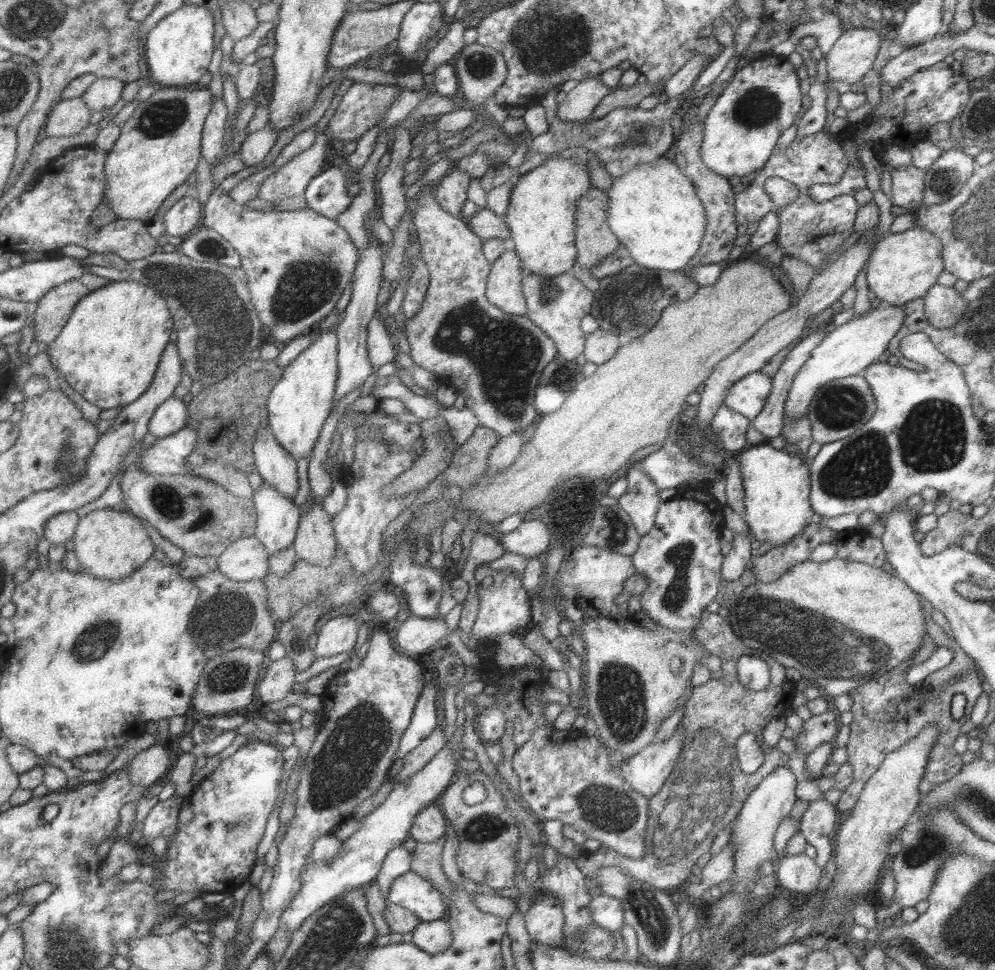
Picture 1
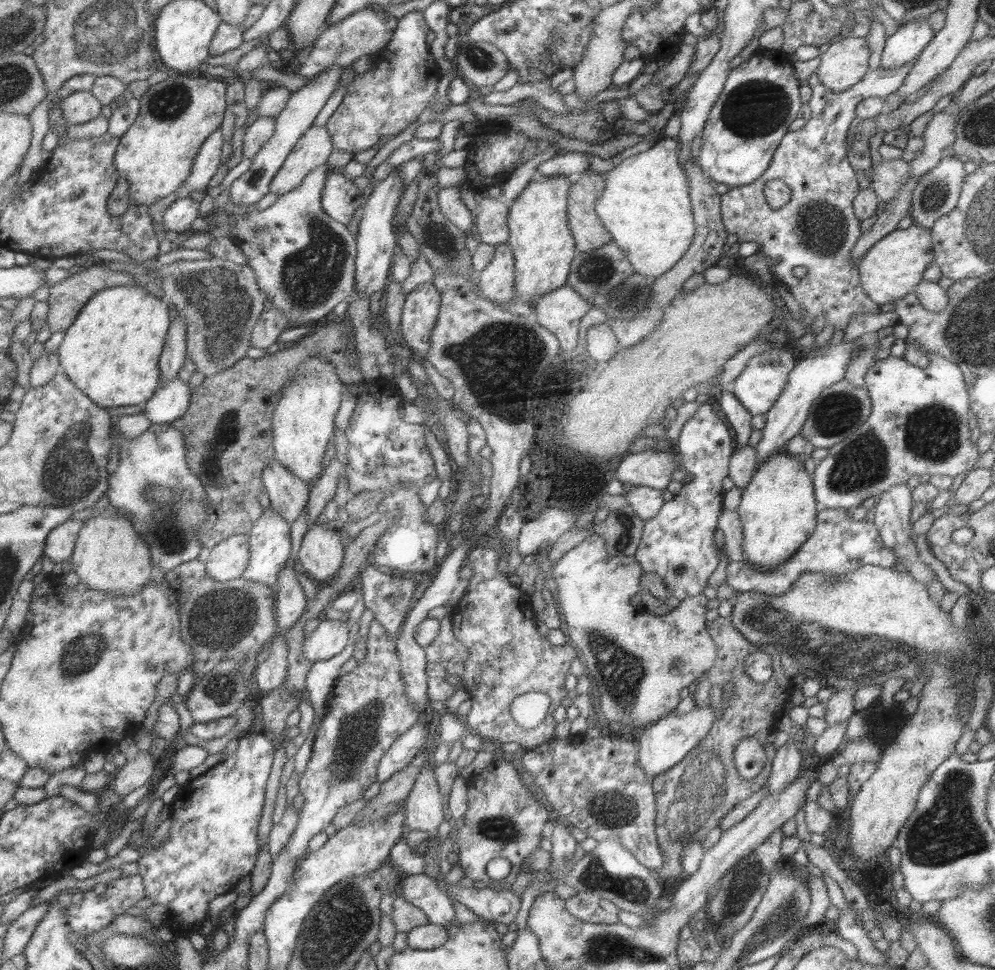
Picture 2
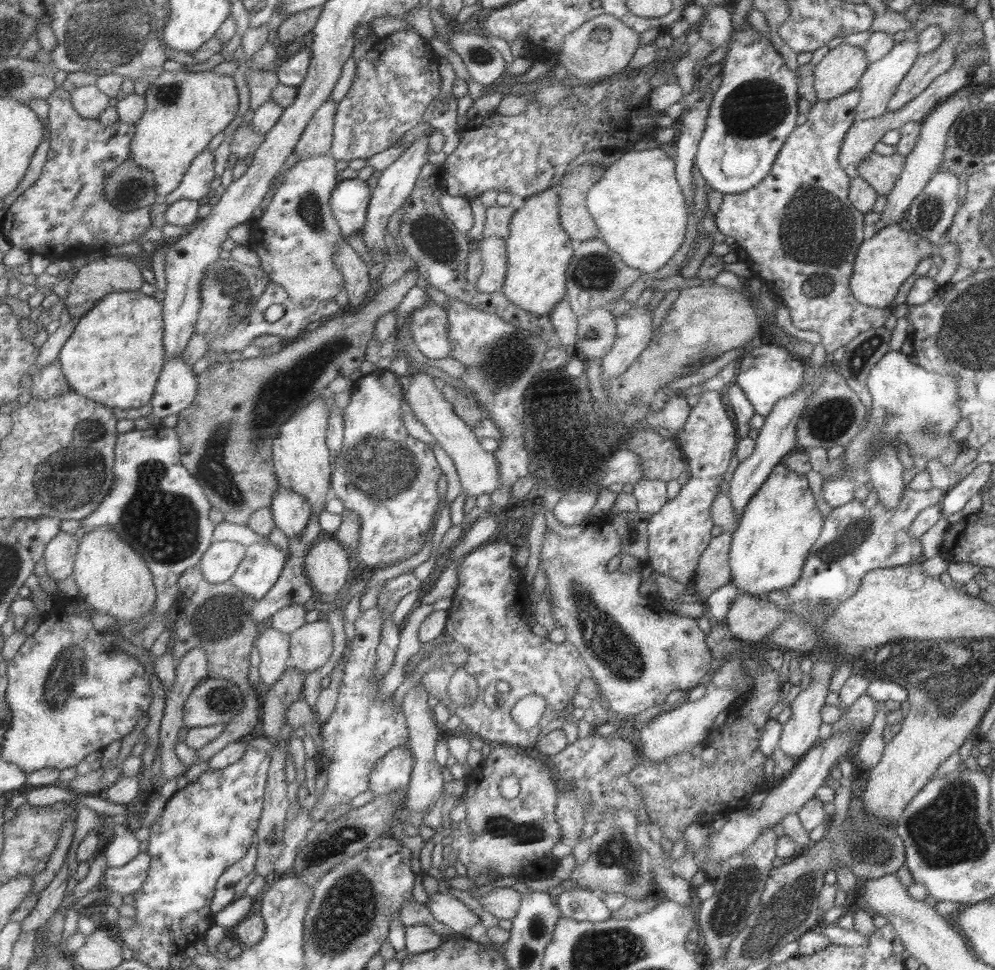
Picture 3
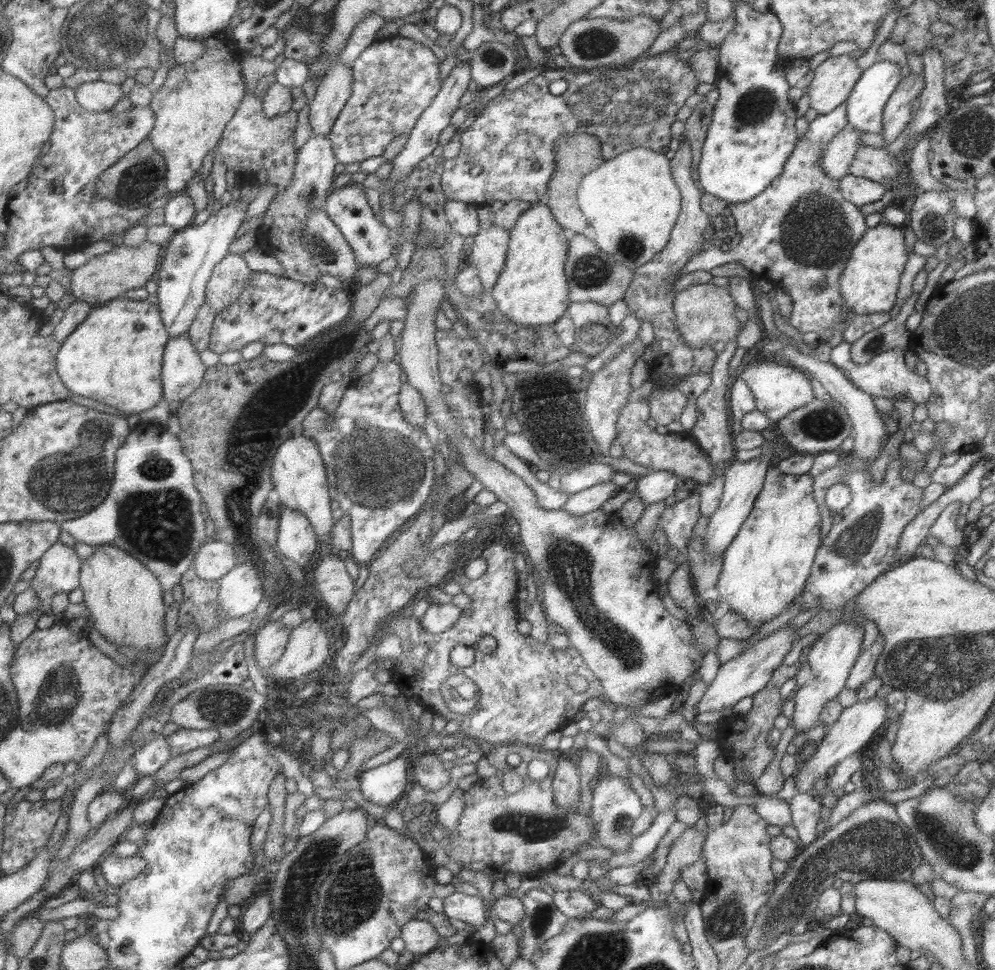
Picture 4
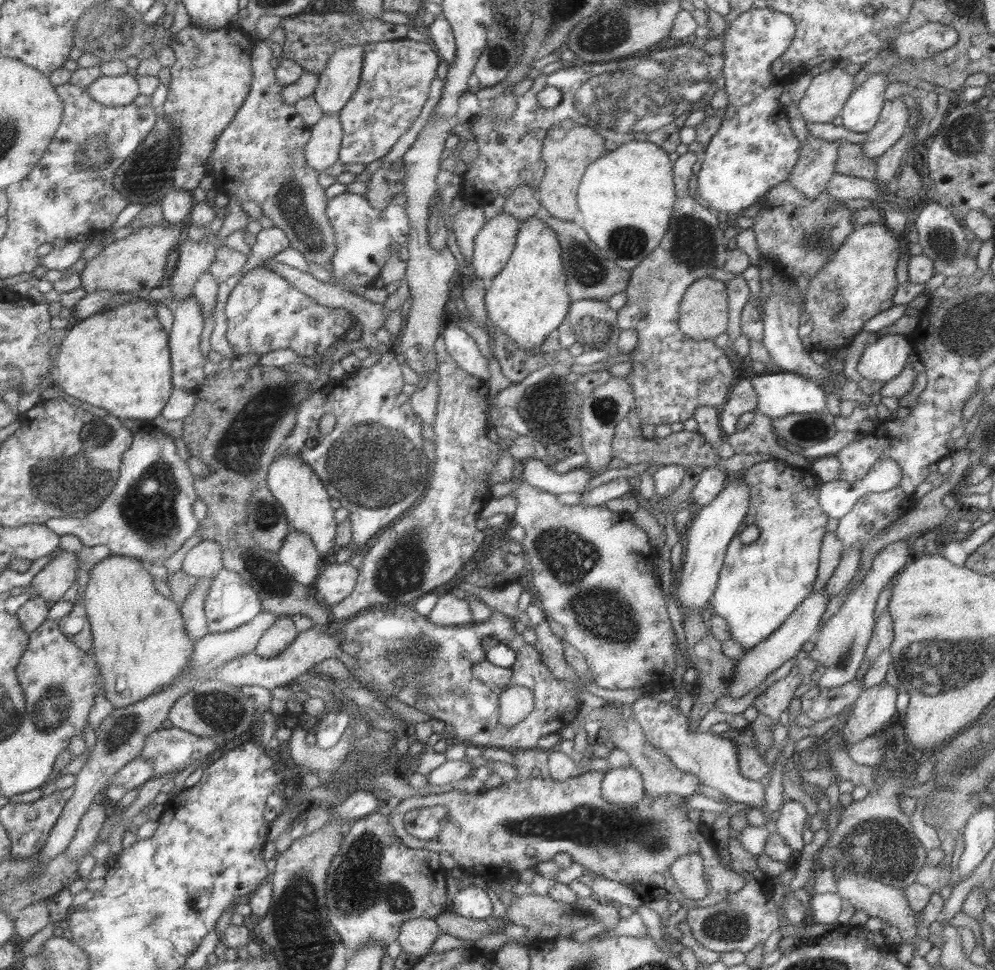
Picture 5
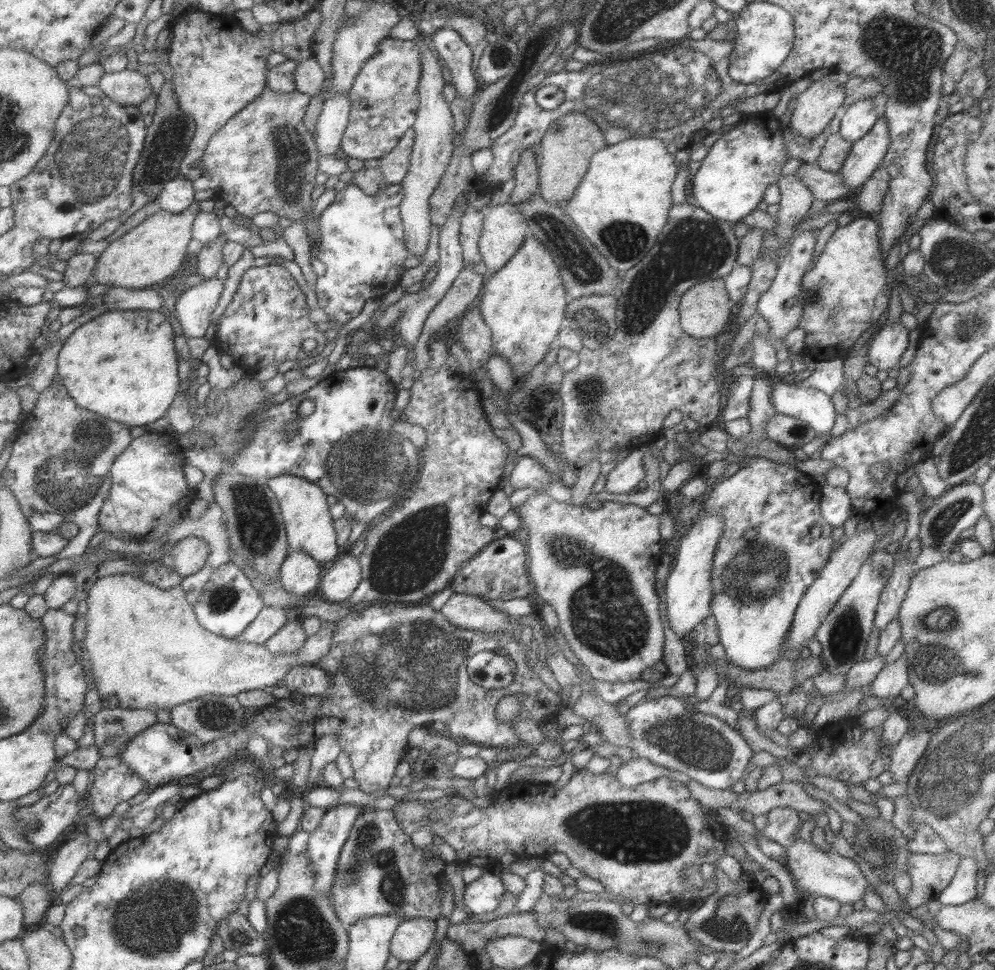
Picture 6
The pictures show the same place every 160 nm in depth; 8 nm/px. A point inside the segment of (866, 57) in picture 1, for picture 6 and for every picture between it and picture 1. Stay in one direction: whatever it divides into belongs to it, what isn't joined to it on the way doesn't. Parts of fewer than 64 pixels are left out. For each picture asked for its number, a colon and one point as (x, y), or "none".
2: (844, 63)
3: (840, 69)
4: (833, 79)
5: (823, 99)
6: (816, 105)

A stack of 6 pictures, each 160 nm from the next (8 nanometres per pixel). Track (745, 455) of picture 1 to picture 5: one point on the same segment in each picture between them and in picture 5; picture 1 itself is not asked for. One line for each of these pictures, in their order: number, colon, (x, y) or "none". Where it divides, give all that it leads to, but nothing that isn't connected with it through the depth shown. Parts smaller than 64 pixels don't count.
2: (777, 510)
3: (780, 522)
4: (765, 566)
5: (759, 584)

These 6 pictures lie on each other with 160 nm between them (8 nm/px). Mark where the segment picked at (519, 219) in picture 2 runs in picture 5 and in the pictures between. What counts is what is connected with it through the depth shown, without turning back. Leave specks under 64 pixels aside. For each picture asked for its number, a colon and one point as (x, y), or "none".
3: (538, 250)
4: (531, 289)
5: (527, 300)

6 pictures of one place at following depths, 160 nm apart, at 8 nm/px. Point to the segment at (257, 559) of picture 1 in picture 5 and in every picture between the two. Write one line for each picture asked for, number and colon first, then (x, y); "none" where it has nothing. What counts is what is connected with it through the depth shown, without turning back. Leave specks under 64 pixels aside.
2: (228, 561)
3: (220, 563)
4: (214, 561)
5: (205, 559)

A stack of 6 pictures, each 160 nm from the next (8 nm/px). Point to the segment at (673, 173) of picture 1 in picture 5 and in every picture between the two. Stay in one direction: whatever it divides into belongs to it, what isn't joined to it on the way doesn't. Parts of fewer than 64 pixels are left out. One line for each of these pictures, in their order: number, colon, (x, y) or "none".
2: (645, 206)
3: (639, 210)
4: (631, 201)
5: (625, 198)

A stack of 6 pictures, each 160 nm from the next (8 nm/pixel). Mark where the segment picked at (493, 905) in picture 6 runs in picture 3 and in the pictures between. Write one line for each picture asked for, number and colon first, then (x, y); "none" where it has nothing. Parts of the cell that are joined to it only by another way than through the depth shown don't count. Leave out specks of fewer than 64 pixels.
3: (449, 911)
4: (469, 909)
5: (470, 902)

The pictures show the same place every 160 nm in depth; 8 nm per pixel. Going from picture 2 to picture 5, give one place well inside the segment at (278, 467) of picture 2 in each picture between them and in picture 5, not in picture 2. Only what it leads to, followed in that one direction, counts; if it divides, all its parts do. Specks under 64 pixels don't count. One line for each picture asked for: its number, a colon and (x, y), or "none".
3: (292, 512)
4: (296, 542)
5: (298, 555)

